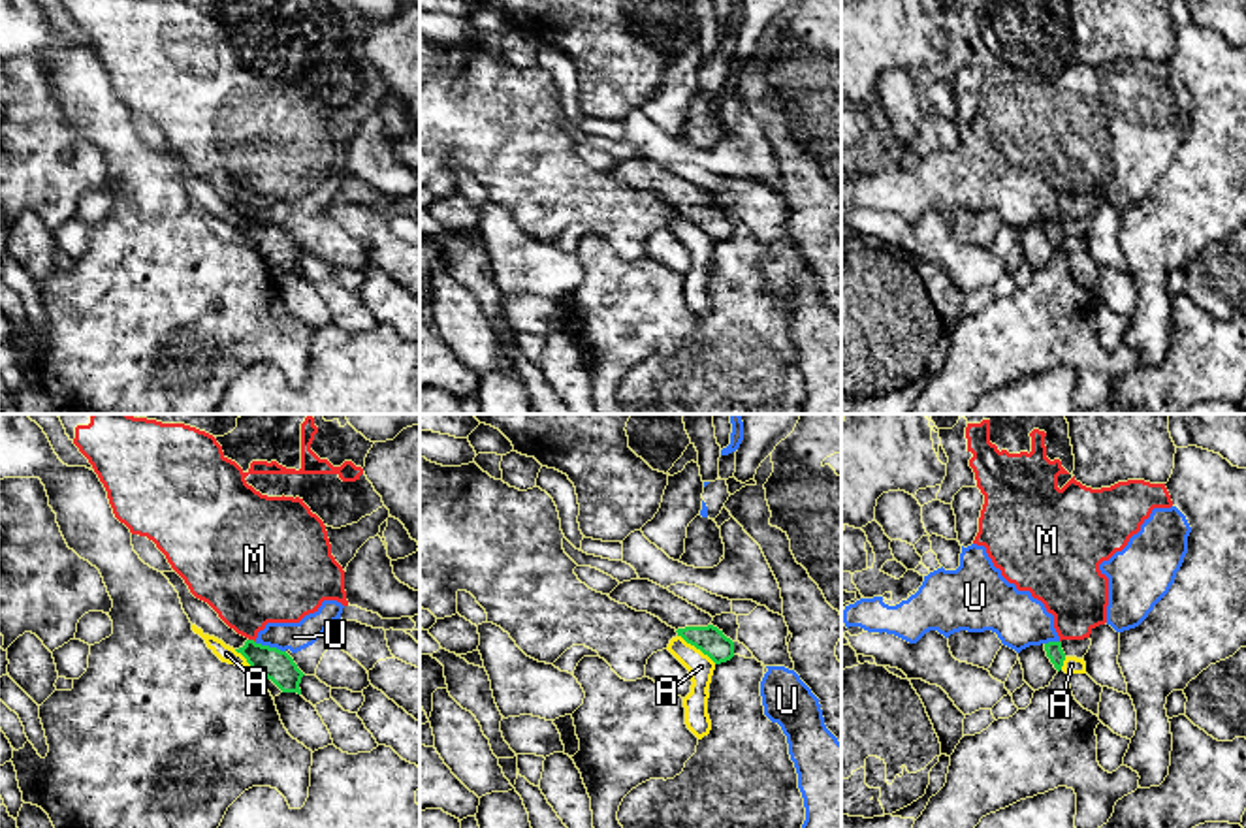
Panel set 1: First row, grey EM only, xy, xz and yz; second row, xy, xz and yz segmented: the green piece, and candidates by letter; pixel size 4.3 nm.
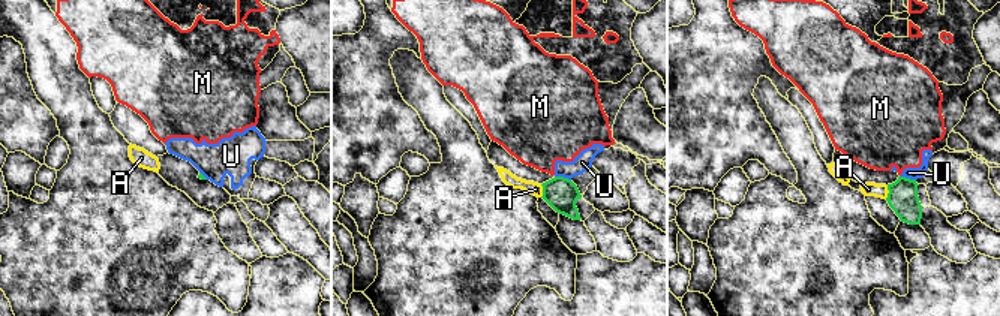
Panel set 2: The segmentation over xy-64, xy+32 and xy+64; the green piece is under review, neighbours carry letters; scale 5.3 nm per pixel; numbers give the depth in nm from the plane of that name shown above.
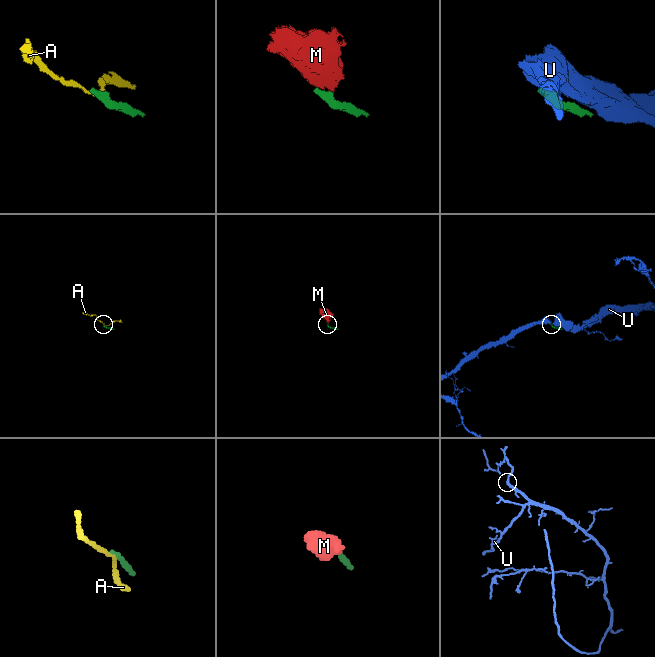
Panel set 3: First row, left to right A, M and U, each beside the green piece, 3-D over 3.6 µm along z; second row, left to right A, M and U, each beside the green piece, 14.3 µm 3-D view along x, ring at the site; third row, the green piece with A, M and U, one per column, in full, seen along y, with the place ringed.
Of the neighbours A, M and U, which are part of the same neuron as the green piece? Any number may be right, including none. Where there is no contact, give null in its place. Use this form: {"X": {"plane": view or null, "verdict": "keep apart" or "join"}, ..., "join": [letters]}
{"A": {"plane": "xz", "verdict": "keep apart"}, "M": {"plane": "xy", "verdict": "keep apart"}, "U": {"plane": "xy", "verdict": "keep apart"}, "join": []}

